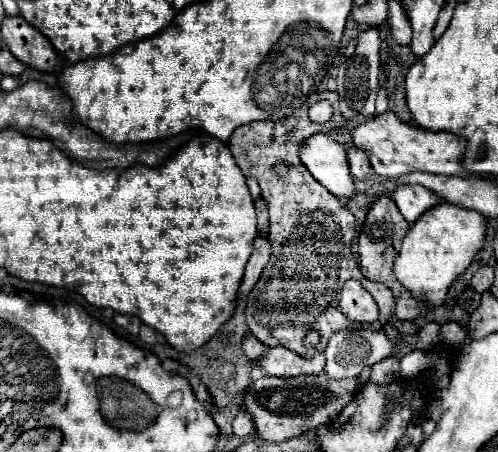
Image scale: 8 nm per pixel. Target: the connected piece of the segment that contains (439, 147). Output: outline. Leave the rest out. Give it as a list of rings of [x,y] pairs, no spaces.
[[[386,111],[378,117],[372,117],[352,129],[352,143],[360,147],[368,159],[372,169],[380,177],[398,179],[410,171],[426,171],[438,175],[458,175],[468,177],[462,167],[462,155],[466,149],[466,141],[452,133],[434,133],[428,129],[420,129],[416,125],[400,121],[392,111]]]

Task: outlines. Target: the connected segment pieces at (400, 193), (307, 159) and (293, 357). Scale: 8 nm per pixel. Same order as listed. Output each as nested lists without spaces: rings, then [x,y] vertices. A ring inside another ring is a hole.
[[[404,185],[404,187],[398,187],[394,193],[392,193],[392,199],[396,201],[400,213],[404,215],[404,219],[412,225],[424,211],[428,211],[428,207],[434,207],[436,203],[440,203],[442,199],[428,191],[426,187],[422,185]]]
[[[316,133],[302,143],[300,161],[338,199],[350,199],[354,195],[354,179],[348,171],[346,151],[326,133]]]
[[[266,347],[264,357],[254,365],[266,375],[296,377],[296,375],[322,373],[326,359],[322,353],[314,353],[310,359],[304,359],[294,351],[286,351],[284,347]]]

